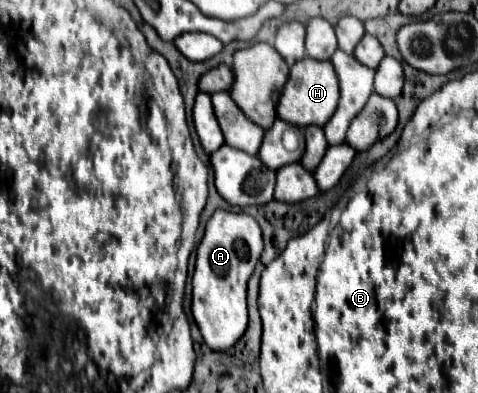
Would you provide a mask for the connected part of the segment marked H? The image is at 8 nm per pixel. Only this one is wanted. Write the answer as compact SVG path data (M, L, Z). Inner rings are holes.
M304 58L296 62L290 68L290 78L282 90L280 102L278 102L278 118L284 122L290 122L294 126L324 126L328 118L336 112L340 100L340 84L338 84L338 74L332 66L330 60L314 60L314 58Z

